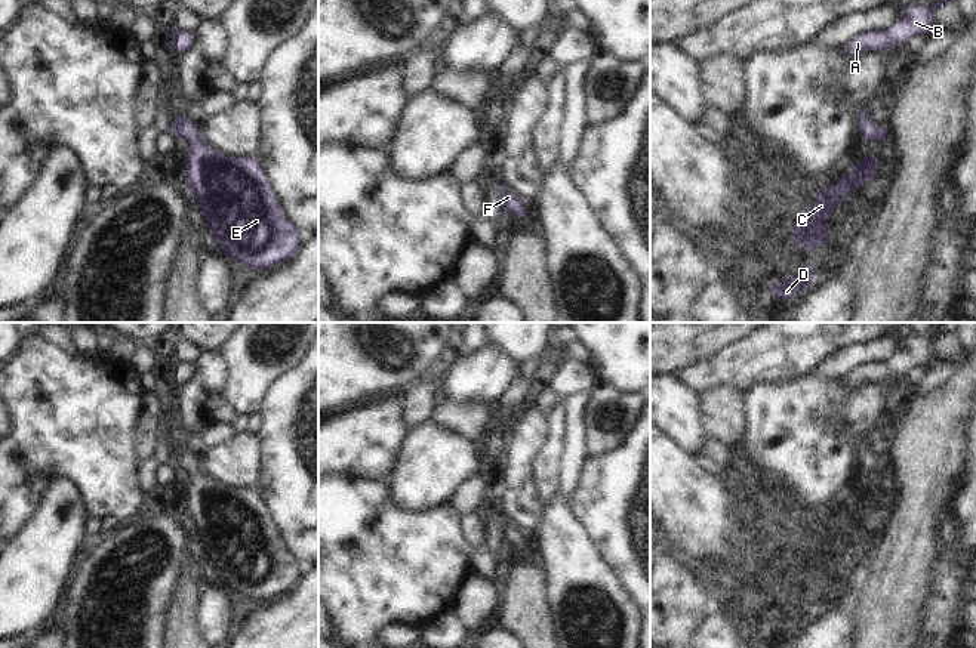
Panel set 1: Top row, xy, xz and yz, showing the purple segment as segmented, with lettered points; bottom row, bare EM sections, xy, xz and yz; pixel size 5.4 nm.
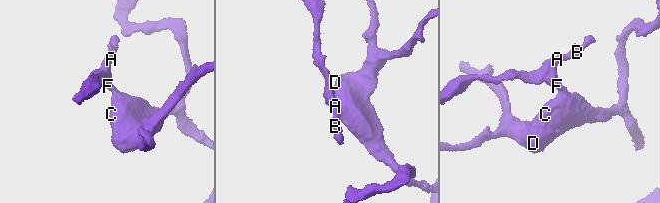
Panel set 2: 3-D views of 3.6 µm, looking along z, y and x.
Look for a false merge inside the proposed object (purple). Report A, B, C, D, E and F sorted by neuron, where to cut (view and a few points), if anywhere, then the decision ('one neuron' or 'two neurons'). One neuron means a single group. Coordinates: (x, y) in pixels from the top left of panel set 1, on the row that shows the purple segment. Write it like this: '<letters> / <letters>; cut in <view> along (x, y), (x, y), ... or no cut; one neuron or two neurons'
A B C D E F; no cut; one neuron

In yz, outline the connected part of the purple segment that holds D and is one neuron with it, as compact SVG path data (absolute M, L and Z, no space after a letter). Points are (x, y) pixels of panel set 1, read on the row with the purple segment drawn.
M810 259L809 263L810 263L810 269L803 280L797 278L795 275L782 280L773 288L773 296L792 302L810 283L813 283L818 278L818 275L812 269L815 260Z

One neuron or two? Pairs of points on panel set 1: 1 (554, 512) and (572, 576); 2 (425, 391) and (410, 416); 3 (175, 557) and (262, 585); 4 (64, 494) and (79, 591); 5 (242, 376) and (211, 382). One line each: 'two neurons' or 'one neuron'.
1: one neuron
2: one neuron
3: two neurons
4: two neurons
5: two neurons

